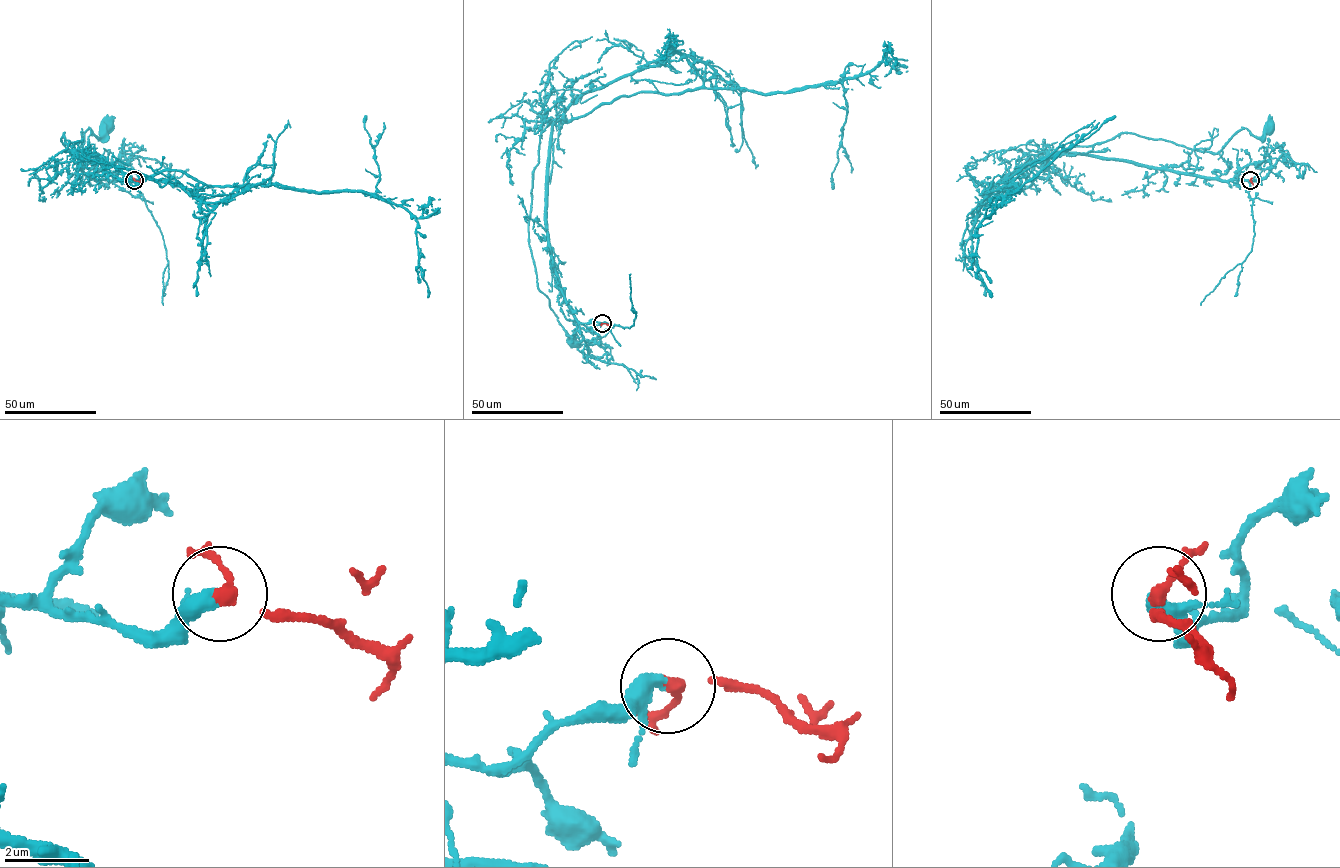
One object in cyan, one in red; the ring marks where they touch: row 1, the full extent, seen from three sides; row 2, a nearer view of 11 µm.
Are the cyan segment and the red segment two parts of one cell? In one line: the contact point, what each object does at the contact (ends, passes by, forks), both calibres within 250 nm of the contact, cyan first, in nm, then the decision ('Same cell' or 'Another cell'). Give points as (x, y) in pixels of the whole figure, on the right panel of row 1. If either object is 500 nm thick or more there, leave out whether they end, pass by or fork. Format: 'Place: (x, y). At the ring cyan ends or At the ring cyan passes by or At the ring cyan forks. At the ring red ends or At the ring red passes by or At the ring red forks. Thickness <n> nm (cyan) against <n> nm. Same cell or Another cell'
Place: (1250, 180). At the ring cyan passes by. At the ring red passes by. Thickness 280 nm (cyan) against 200 nm. Same cell

